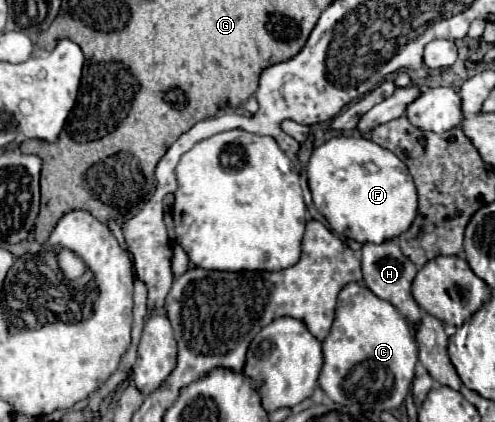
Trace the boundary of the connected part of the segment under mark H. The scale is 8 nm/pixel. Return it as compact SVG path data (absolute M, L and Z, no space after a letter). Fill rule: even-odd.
M387 240L383 244L363 244L361 248L361 264L363 264L363 280L365 286L377 294L383 300L389 300L403 316L407 322L417 324L421 322L421 308L417 306L413 294L411 294L411 282L417 274L417 268L413 266L413 262L409 262L409 258L405 258L399 250L397 244L393 244L395 240Z

